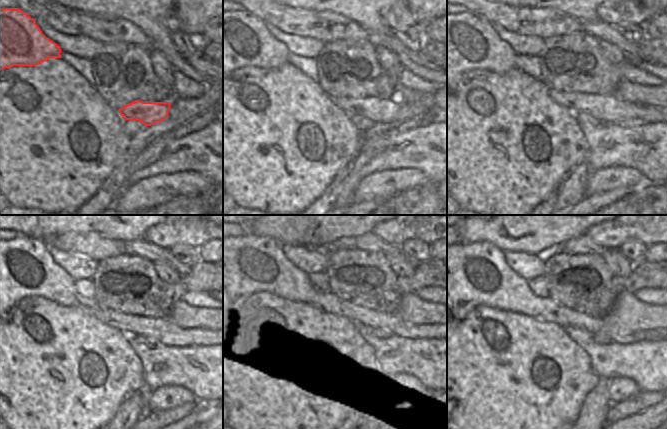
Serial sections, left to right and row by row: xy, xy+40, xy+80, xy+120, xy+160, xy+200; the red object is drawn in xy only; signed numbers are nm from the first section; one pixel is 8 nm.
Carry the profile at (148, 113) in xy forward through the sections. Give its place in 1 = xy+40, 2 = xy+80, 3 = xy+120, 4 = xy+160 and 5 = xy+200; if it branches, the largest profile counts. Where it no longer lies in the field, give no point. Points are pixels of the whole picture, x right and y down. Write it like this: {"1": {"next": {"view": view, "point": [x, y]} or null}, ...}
{"1": {"next": {"view": "xy+40", "point": [375, 109]}}, "2": {"next": {"view": "xy+80", "point": [603, 108]}}, "3": {"next": {"view": "xy+120", "point": [20, 267]}}, "4": {"next": {"view": "xy+160", "point": [246, 268]}}, "5": {"next": {"view": "xy+200", "point": [467, 275]}}}

